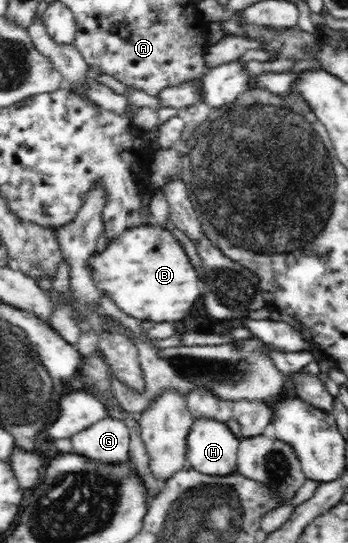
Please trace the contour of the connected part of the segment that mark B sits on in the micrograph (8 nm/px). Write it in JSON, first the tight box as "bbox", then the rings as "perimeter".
{"bbox":[92,225,203,322],"perimeter":[[[158,225],[141,226],[125,232],[120,239],[109,244],[104,252],[95,253],[92,266],[102,291],[107,293],[125,314],[137,320],[174,322],[183,319],[203,290],[199,287],[202,283],[199,283],[198,273],[195,273],[183,245],[173,233]]]}

